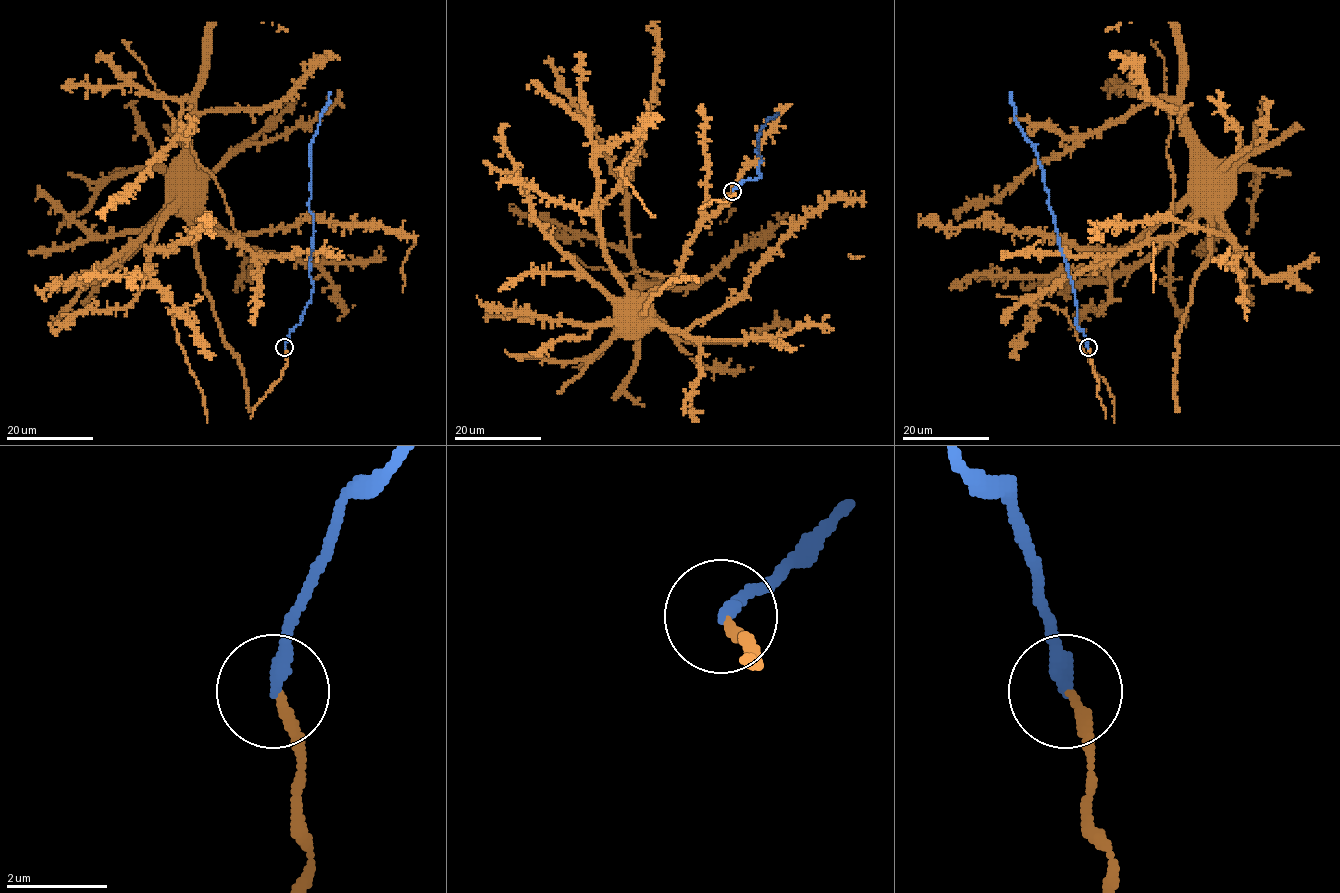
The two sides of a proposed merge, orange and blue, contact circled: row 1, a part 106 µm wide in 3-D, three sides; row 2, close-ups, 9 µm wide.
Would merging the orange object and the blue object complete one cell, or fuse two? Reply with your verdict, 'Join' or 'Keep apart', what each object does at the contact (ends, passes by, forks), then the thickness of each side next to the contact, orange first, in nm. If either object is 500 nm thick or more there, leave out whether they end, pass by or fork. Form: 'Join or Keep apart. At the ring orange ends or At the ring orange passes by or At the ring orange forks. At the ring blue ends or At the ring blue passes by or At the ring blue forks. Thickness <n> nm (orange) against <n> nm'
Join. At the ring orange ends. At the ring blue ends. Thickness 200 nm (orange) against 280 nm

